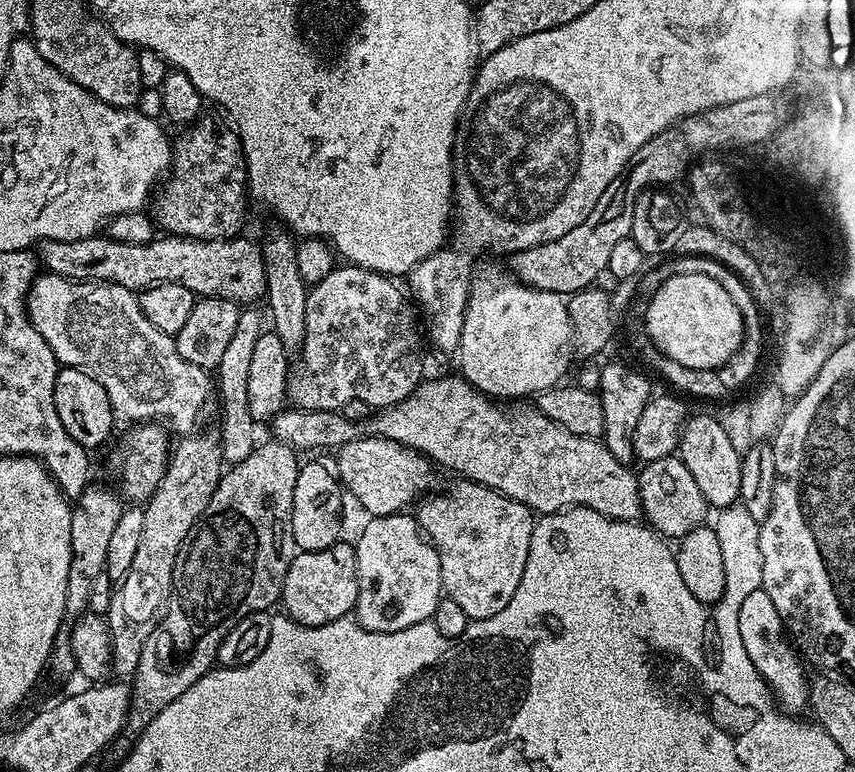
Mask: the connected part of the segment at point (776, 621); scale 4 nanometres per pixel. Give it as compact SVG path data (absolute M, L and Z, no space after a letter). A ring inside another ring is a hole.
M763 589L755 591L742 602L739 607L739 630L742 635L742 644L750 662L763 676L773 693L777 705L789 714L798 714L808 703L808 677L804 672L804 662L797 649L789 642L784 627L784 620L775 609L770 594Z

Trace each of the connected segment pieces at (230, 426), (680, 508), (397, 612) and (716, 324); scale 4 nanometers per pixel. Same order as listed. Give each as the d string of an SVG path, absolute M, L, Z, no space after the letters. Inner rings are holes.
M248 306L241 311L238 318L238 327L234 329L234 335L226 345L226 351L222 353L222 362L214 370L214 384L218 389L218 400L224 407L224 413L220 416L220 446L224 450L224 459L229 465L242 462L258 446L256 440L257 421L252 419L248 406L248 387L250 386L250 358L254 354L254 346L258 342L262 325L260 325L259 307Z
M679 455L649 460L639 469L636 481L640 487L640 510L643 519L659 535L665 538L679 538L690 530L701 527L710 513L710 506L698 490L698 482L694 482L694 474L686 470ZM673 536L673 537L672 537Z
M408 514L374 516L354 540L356 569L360 575L360 589L354 609L354 619L371 632L397 632L415 624L431 621L438 602L442 599L444 587L436 547L425 538L415 519Z
M678 274L662 283L646 312L645 326L659 352L691 368L721 368L739 350L744 338L738 306L706 274Z

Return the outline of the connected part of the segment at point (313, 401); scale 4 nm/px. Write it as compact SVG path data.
M342 264L333 268L330 274L324 276L319 283L309 289L306 302L306 334L300 351L300 366L297 371L295 369L289 375L287 384L287 399L289 401L294 400L295 404L293 405L297 409L315 412L339 411L352 400L362 400L362 402L380 410L406 399L423 381L422 346L424 347L424 342L420 320L411 299L402 288L400 290L395 284L397 283L391 277L383 276L378 272L368 271L356 265Z

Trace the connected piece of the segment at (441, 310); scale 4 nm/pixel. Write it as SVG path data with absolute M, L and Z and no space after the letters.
M448 246L435 252L430 258L418 262L418 266L414 266L406 277L406 288L411 299L418 305L418 312L426 329L427 343L432 343L444 356L450 355L451 352L452 355L459 353L460 350L464 311L468 309L470 281L474 276L472 259L469 253L461 252L459 247Z

